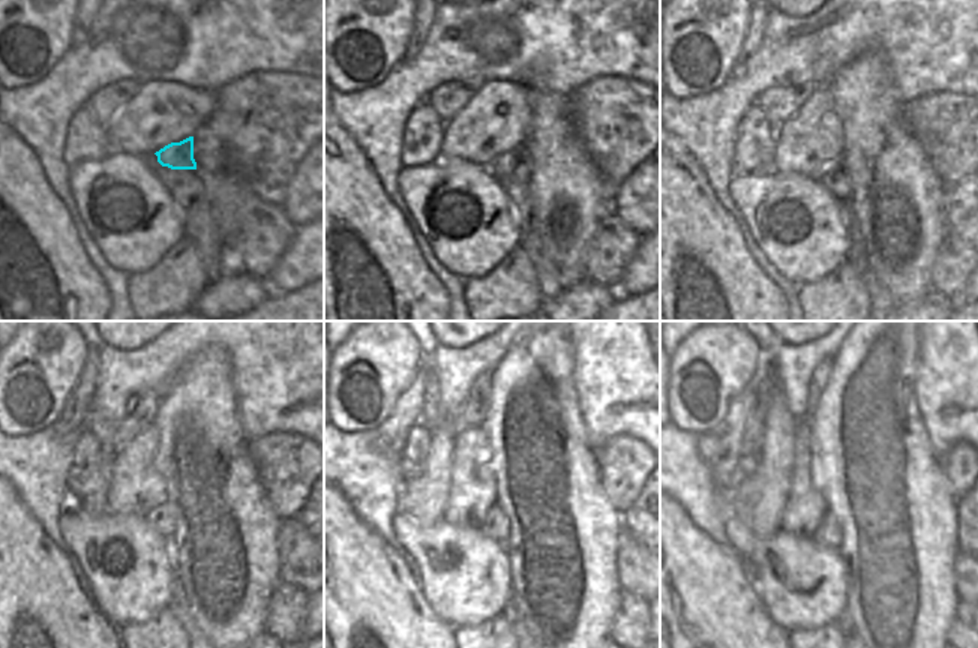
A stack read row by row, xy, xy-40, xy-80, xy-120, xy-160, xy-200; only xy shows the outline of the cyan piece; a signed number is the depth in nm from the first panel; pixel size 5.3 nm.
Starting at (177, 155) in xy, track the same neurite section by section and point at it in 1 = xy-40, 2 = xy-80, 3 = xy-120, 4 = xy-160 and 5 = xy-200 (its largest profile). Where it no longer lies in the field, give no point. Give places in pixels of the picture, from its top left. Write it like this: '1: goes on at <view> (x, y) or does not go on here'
1: goes on at xy-40 (513, 165)
2: goes on at xy-80 (836, 180)
3: goes on at xy-120 (162, 518)
4: goes on at xy-160 (495, 525)
5: goes on at xy-200 (828, 534)

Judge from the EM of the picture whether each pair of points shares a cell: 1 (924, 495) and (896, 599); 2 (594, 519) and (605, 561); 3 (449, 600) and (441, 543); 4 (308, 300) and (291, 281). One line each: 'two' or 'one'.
1: one
2: one
3: one
4: two

